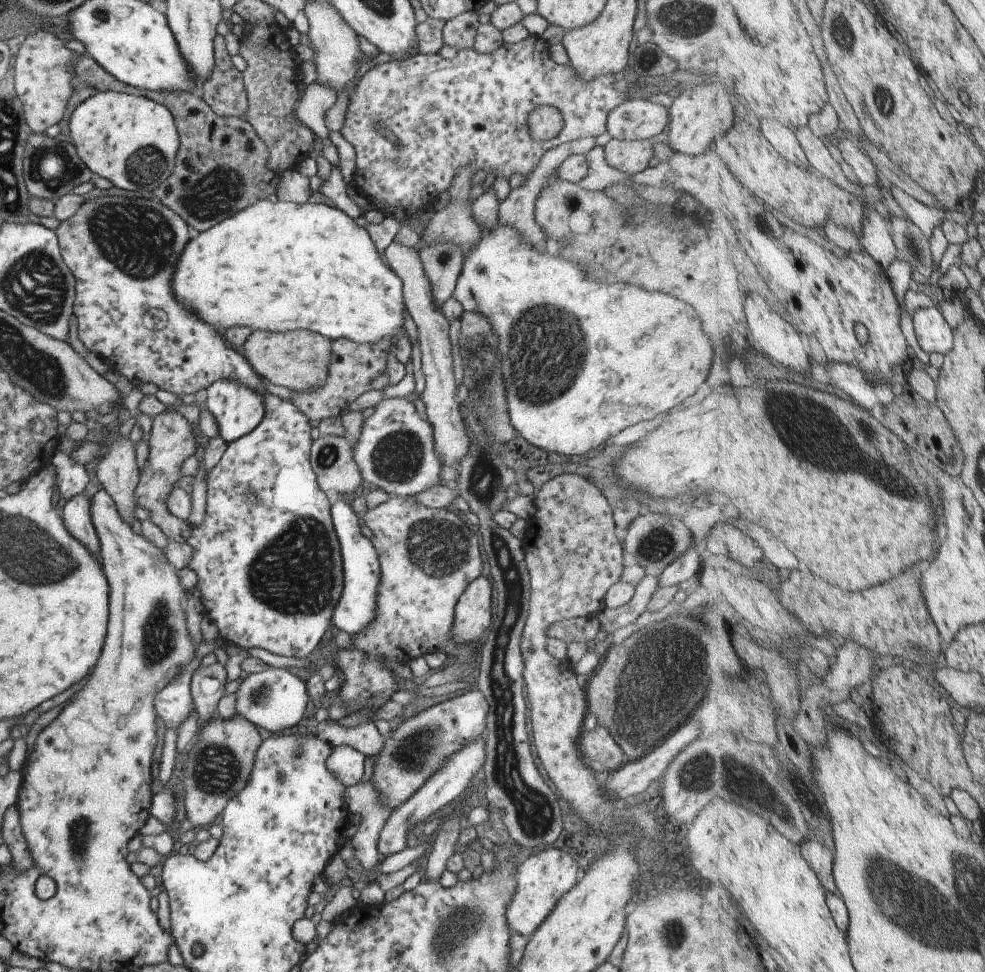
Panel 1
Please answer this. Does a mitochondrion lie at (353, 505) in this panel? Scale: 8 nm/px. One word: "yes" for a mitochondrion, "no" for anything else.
no

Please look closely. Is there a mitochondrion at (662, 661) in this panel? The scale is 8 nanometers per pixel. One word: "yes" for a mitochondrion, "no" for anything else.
yes

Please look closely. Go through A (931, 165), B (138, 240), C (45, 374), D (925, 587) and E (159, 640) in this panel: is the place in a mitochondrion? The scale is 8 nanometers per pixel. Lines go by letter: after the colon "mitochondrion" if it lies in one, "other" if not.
A: other
B: mitochondrion
C: mitochondrion
D: other
E: mitochondrion

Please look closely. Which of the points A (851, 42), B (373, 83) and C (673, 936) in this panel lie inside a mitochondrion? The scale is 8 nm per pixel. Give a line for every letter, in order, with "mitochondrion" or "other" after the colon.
A: mitochondrion
B: other
C: mitochondrion

